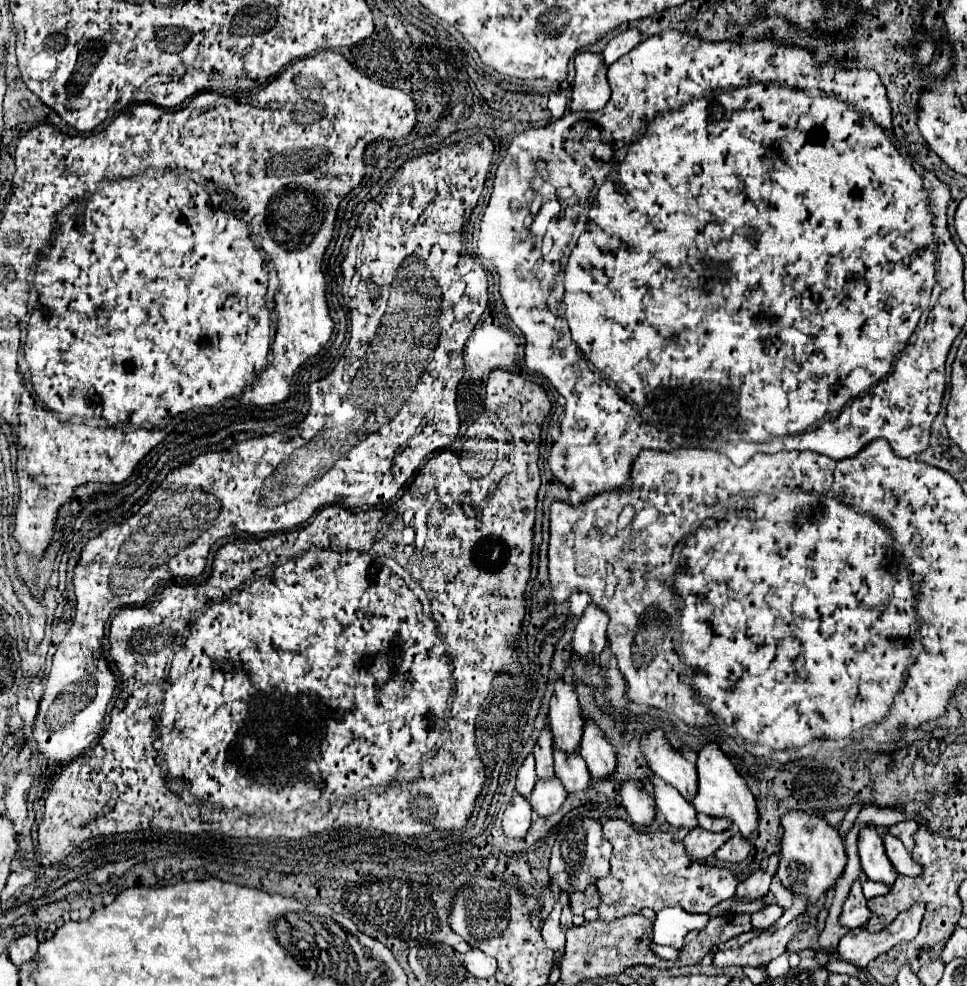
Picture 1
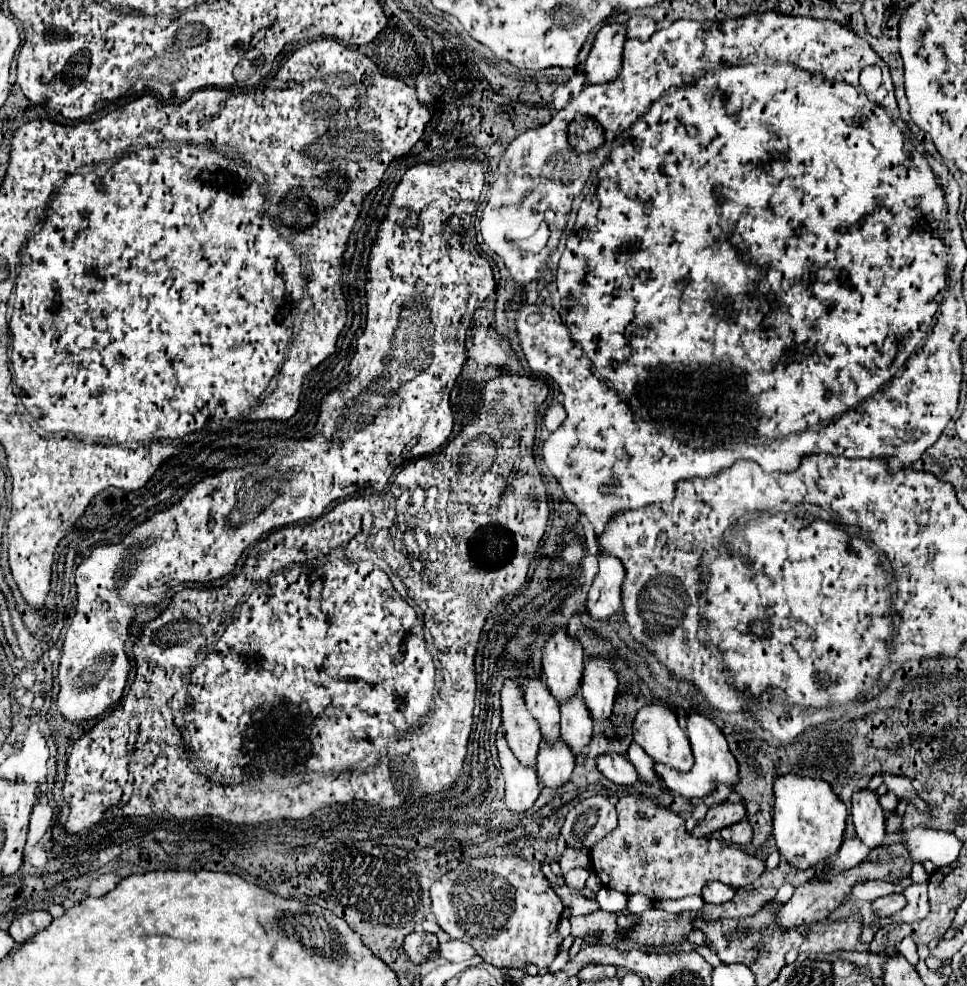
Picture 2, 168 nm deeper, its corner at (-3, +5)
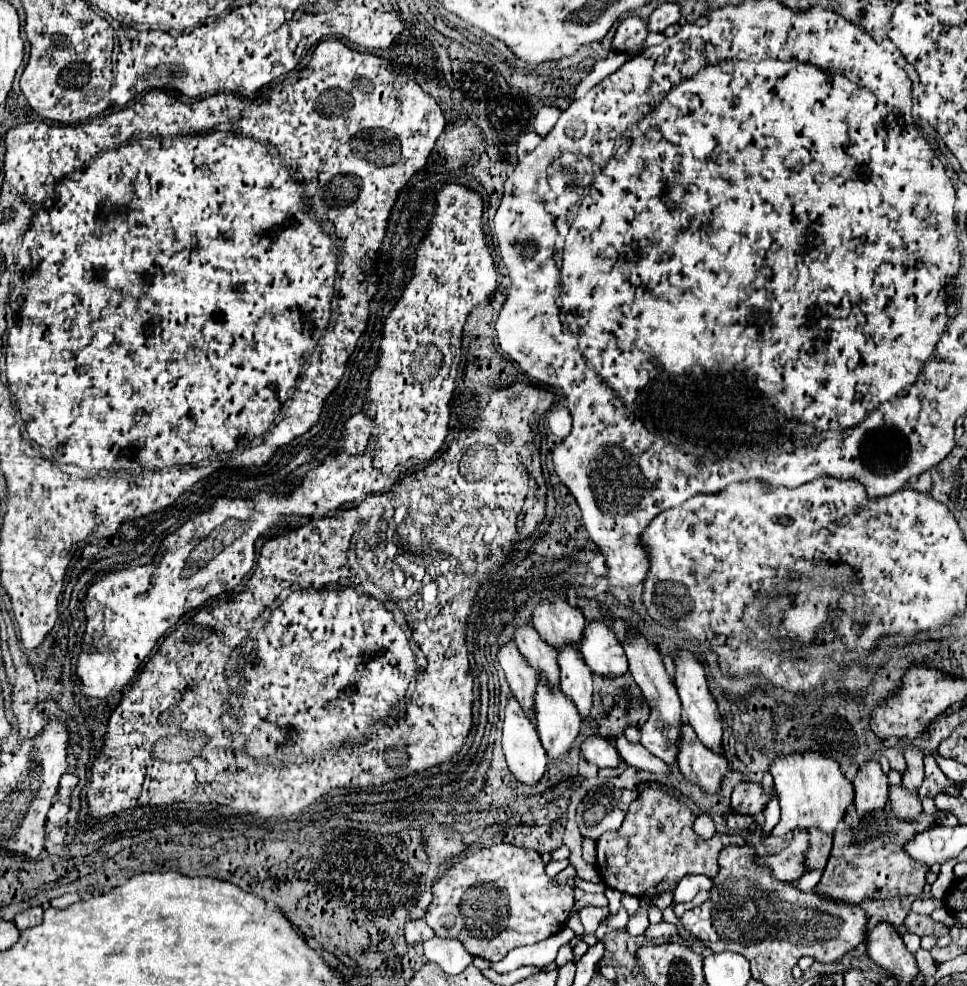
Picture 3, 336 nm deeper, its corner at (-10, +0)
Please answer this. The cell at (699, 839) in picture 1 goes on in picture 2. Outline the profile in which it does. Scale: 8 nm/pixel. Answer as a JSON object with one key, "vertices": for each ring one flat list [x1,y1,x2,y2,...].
{"vertices":[[725,801,719,805,713,805,707,813,707,817,693,829,693,837,711,835,723,827,729,827,733,823,739,823,747,817,747,809,743,801]]}

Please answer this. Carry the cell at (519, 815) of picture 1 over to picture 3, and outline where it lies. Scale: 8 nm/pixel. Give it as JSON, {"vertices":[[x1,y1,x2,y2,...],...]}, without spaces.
{"vertices":[[514,698,506,704,502,750,508,770,522,786,536,786,546,772,548,758,538,742,536,726,522,714,522,708]]}

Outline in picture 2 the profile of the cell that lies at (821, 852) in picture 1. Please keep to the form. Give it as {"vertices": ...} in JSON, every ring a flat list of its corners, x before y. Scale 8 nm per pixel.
{"vertices":[[795,773,773,779,773,837,785,861,799,869,823,867,823,861,835,855,843,843,843,829,847,819,845,803,835,795,833,787,823,779,801,777]]}

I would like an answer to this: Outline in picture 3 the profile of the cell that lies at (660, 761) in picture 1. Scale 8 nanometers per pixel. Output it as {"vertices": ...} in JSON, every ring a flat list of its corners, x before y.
{"vertices":[[630,636,624,642,624,650,628,656,628,666,630,666,630,674,634,676,636,684,642,690,644,700,650,706,650,718,646,720,646,724,640,728,640,744,650,750,654,756,658,756,660,760,664,760,666,764,674,764,678,760,678,744,682,740,682,704,680,698,676,694,676,686,672,684,660,654,654,650,652,644,648,644,642,636]]}

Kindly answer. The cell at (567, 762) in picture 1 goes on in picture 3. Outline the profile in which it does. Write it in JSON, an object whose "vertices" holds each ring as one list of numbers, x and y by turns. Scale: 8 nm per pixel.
{"vertices":[[570,646,558,654,558,664,562,692,572,700,582,720,586,720,592,710,592,674,582,662,582,654]]}

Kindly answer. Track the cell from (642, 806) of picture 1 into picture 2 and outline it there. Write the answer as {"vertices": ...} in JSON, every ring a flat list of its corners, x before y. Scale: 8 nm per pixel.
{"vertices":[[603,753,603,755,597,755,595,765,613,783,629,785,629,783,637,781,637,771,635,771,635,767,631,765,631,761,625,755]]}

